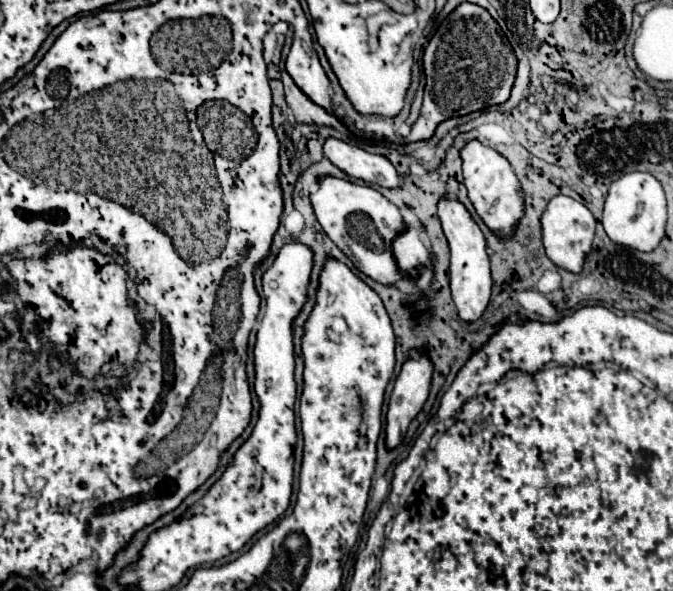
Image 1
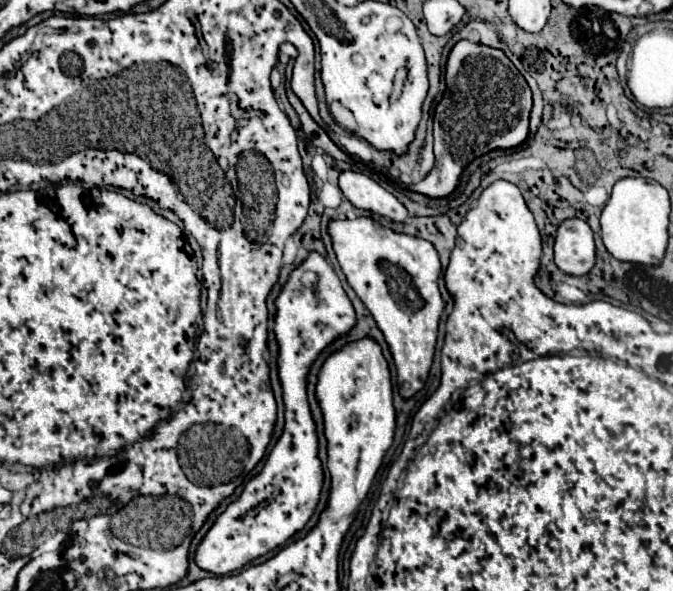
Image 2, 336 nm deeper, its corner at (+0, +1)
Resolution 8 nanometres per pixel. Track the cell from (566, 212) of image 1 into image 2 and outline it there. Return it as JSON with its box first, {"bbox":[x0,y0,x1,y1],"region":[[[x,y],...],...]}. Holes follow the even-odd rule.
{"bbox":[555,219,595,275],"region":[[[567,219],[555,237],[555,265],[567,275],[587,275],[595,265],[593,231],[583,219]]]}

